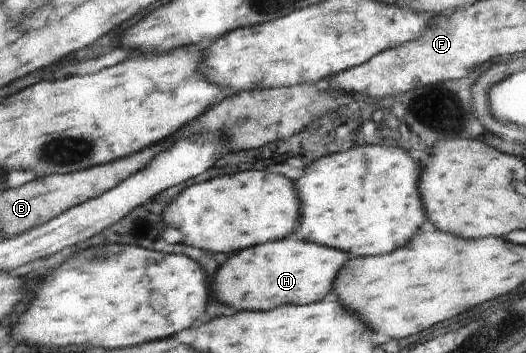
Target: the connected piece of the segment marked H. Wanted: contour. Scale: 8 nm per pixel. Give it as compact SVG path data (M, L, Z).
M289 237L233 254L216 271L214 295L218 304L238 311L269 311L286 304L318 302L330 296L334 279L350 258L347 252Z

